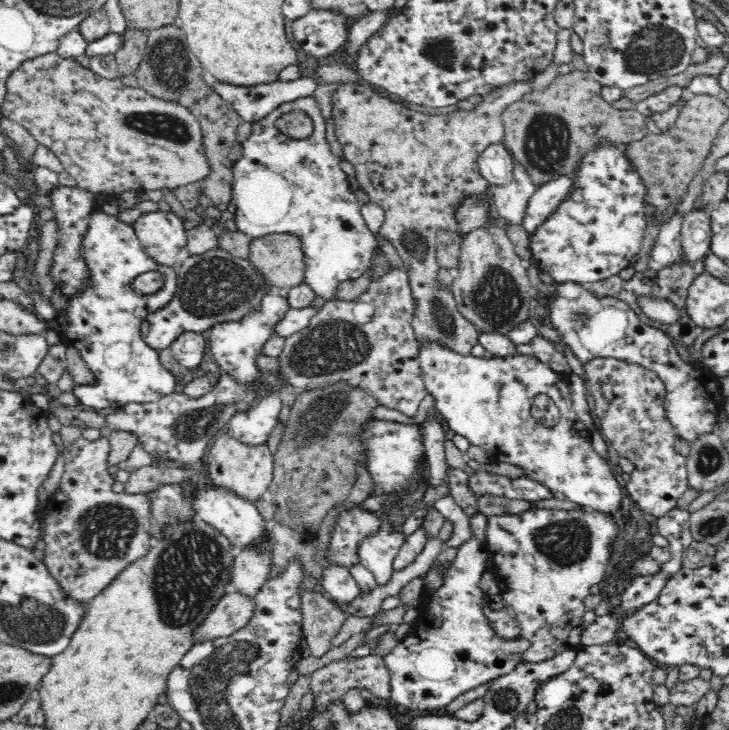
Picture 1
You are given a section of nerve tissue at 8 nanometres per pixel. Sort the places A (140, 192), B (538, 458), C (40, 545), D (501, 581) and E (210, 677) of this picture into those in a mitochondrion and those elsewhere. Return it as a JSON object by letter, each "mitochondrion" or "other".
{"A":"other","B":"other","C":"other","D":"other","E":"mitochondrion"}

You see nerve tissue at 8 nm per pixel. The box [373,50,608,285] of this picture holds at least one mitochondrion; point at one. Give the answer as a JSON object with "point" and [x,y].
{"point":[546,141]}

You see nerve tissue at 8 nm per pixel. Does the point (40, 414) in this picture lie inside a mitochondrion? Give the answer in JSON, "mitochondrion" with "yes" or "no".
{"mitochondrion":"no"}

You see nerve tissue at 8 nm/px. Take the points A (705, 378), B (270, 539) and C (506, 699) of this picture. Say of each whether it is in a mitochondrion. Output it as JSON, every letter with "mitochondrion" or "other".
{"A":"other","B":"other","C":"mitochondrion"}

